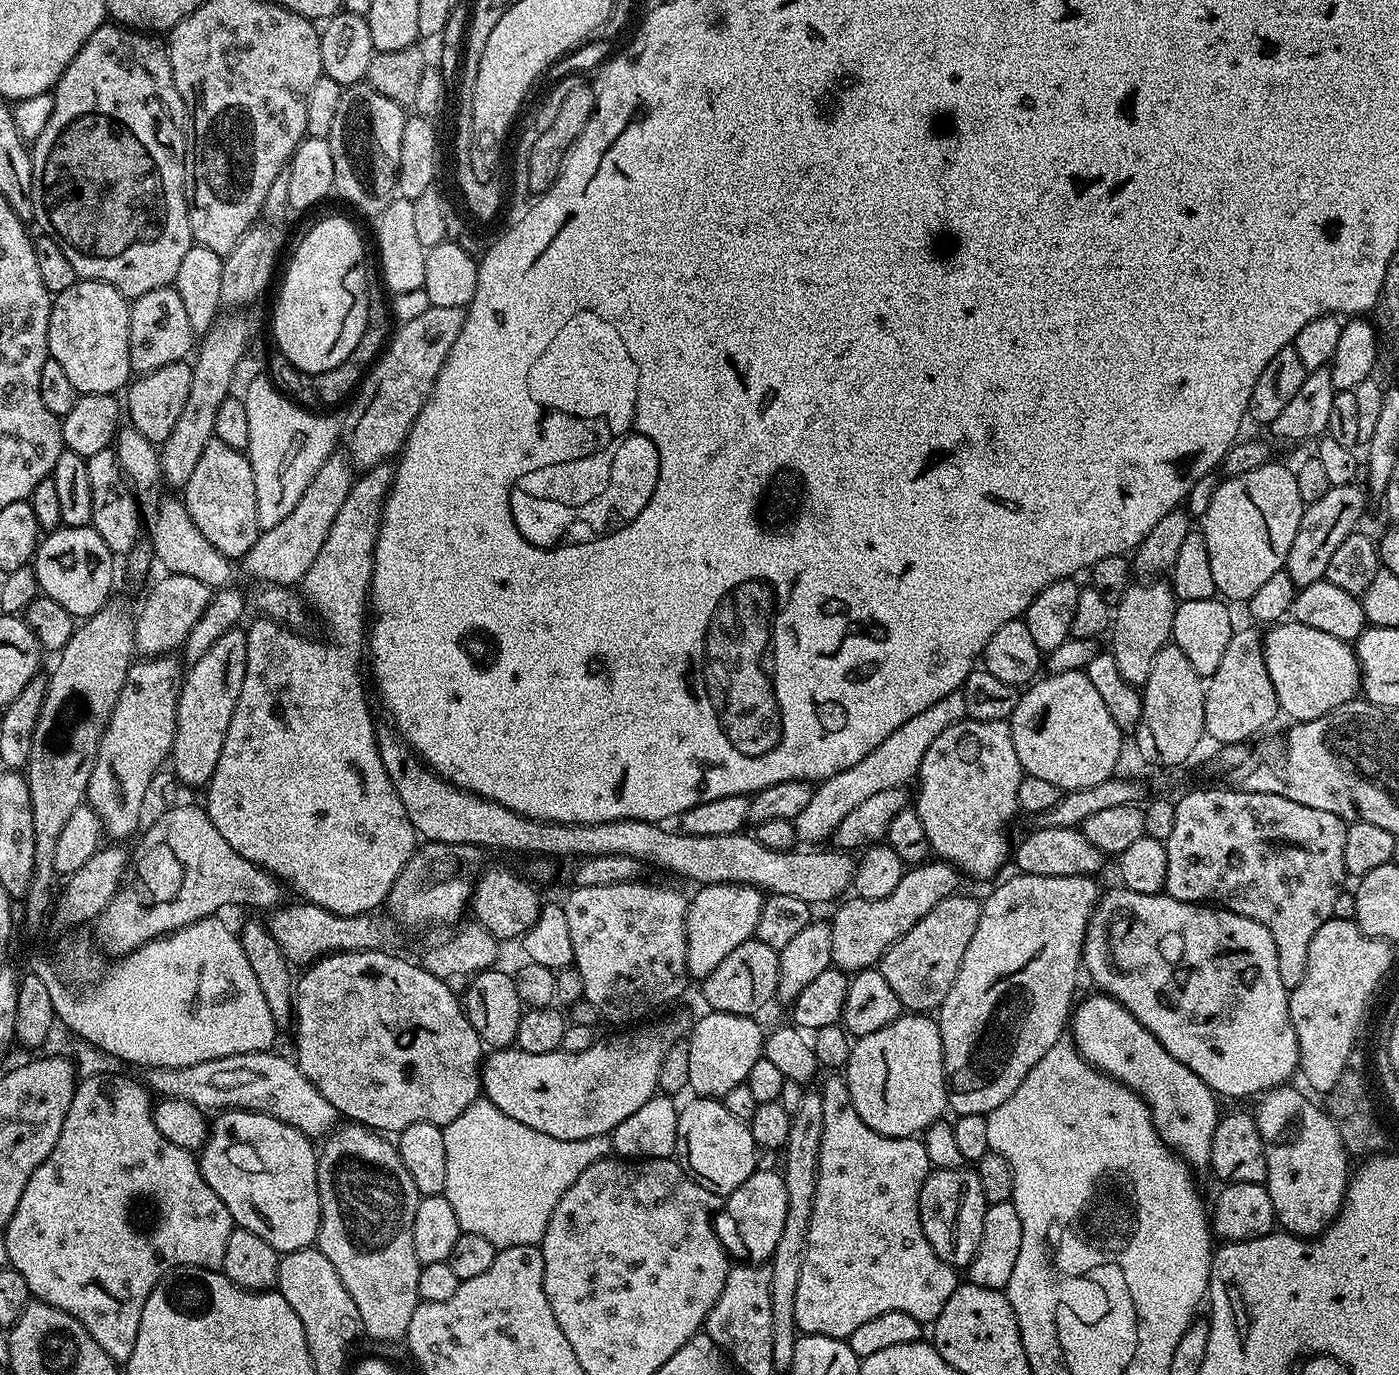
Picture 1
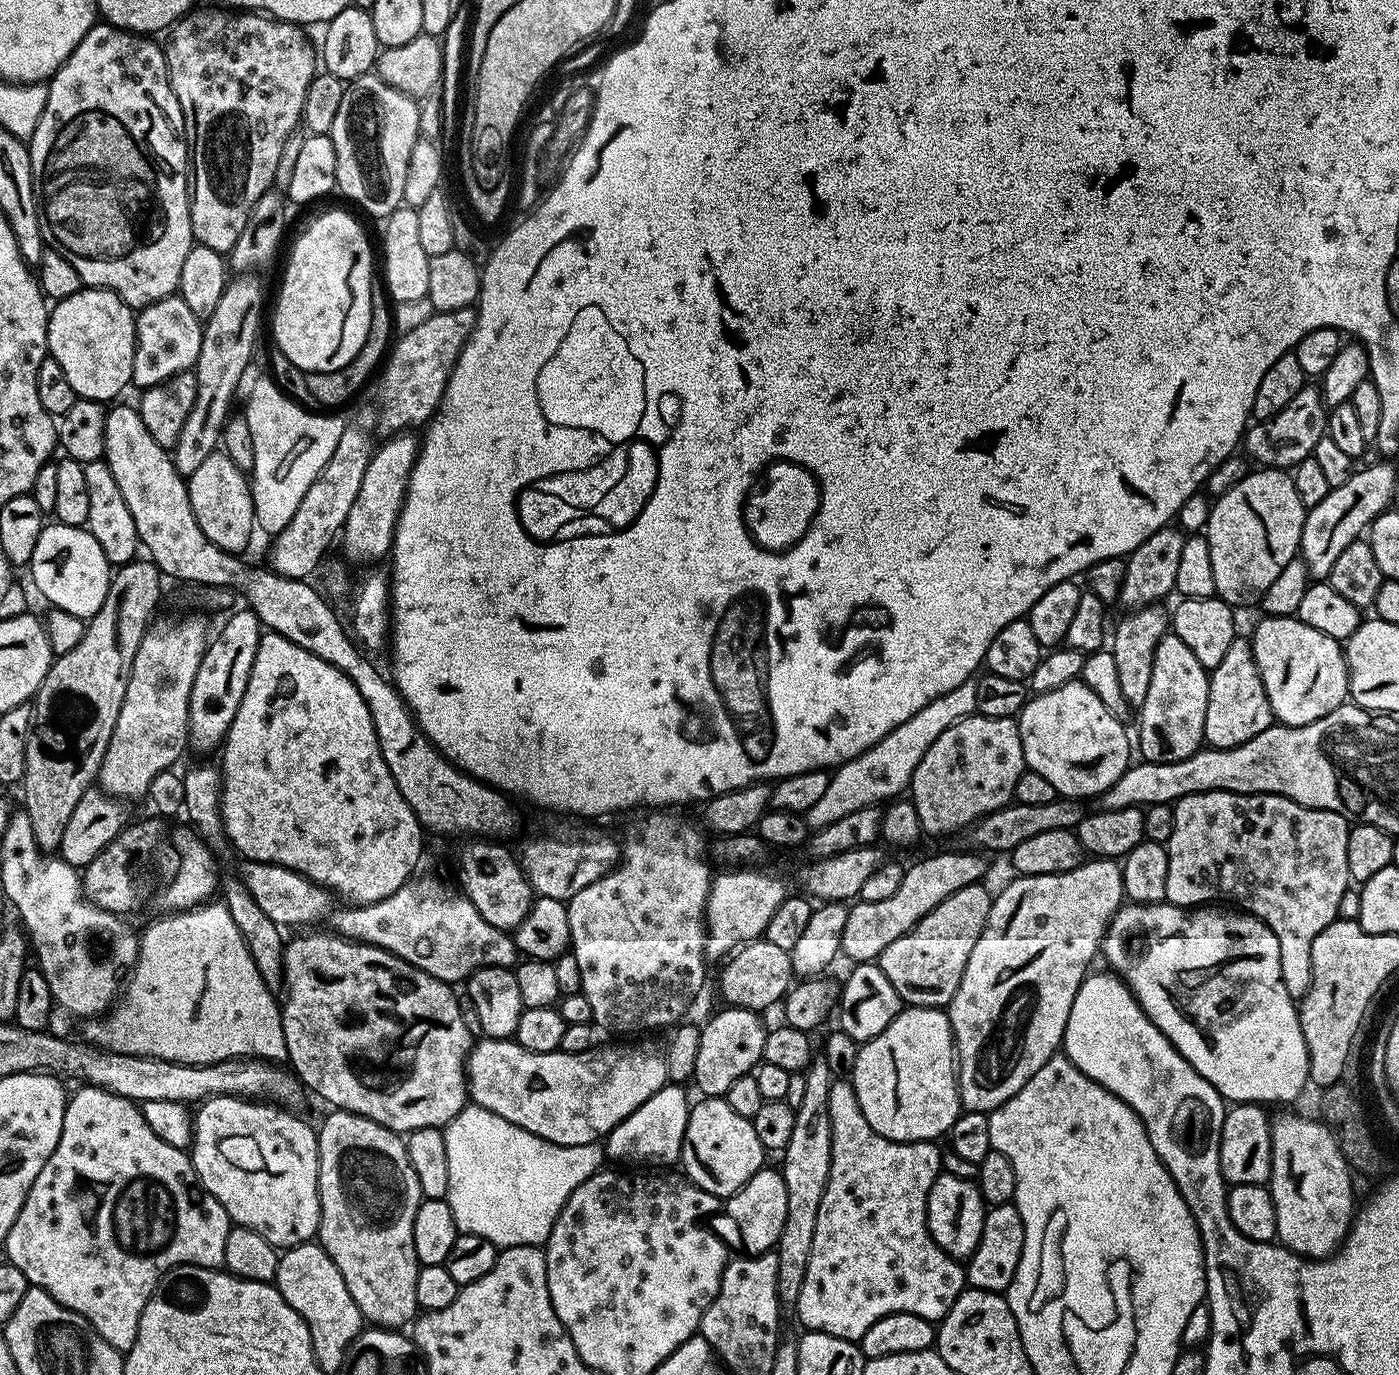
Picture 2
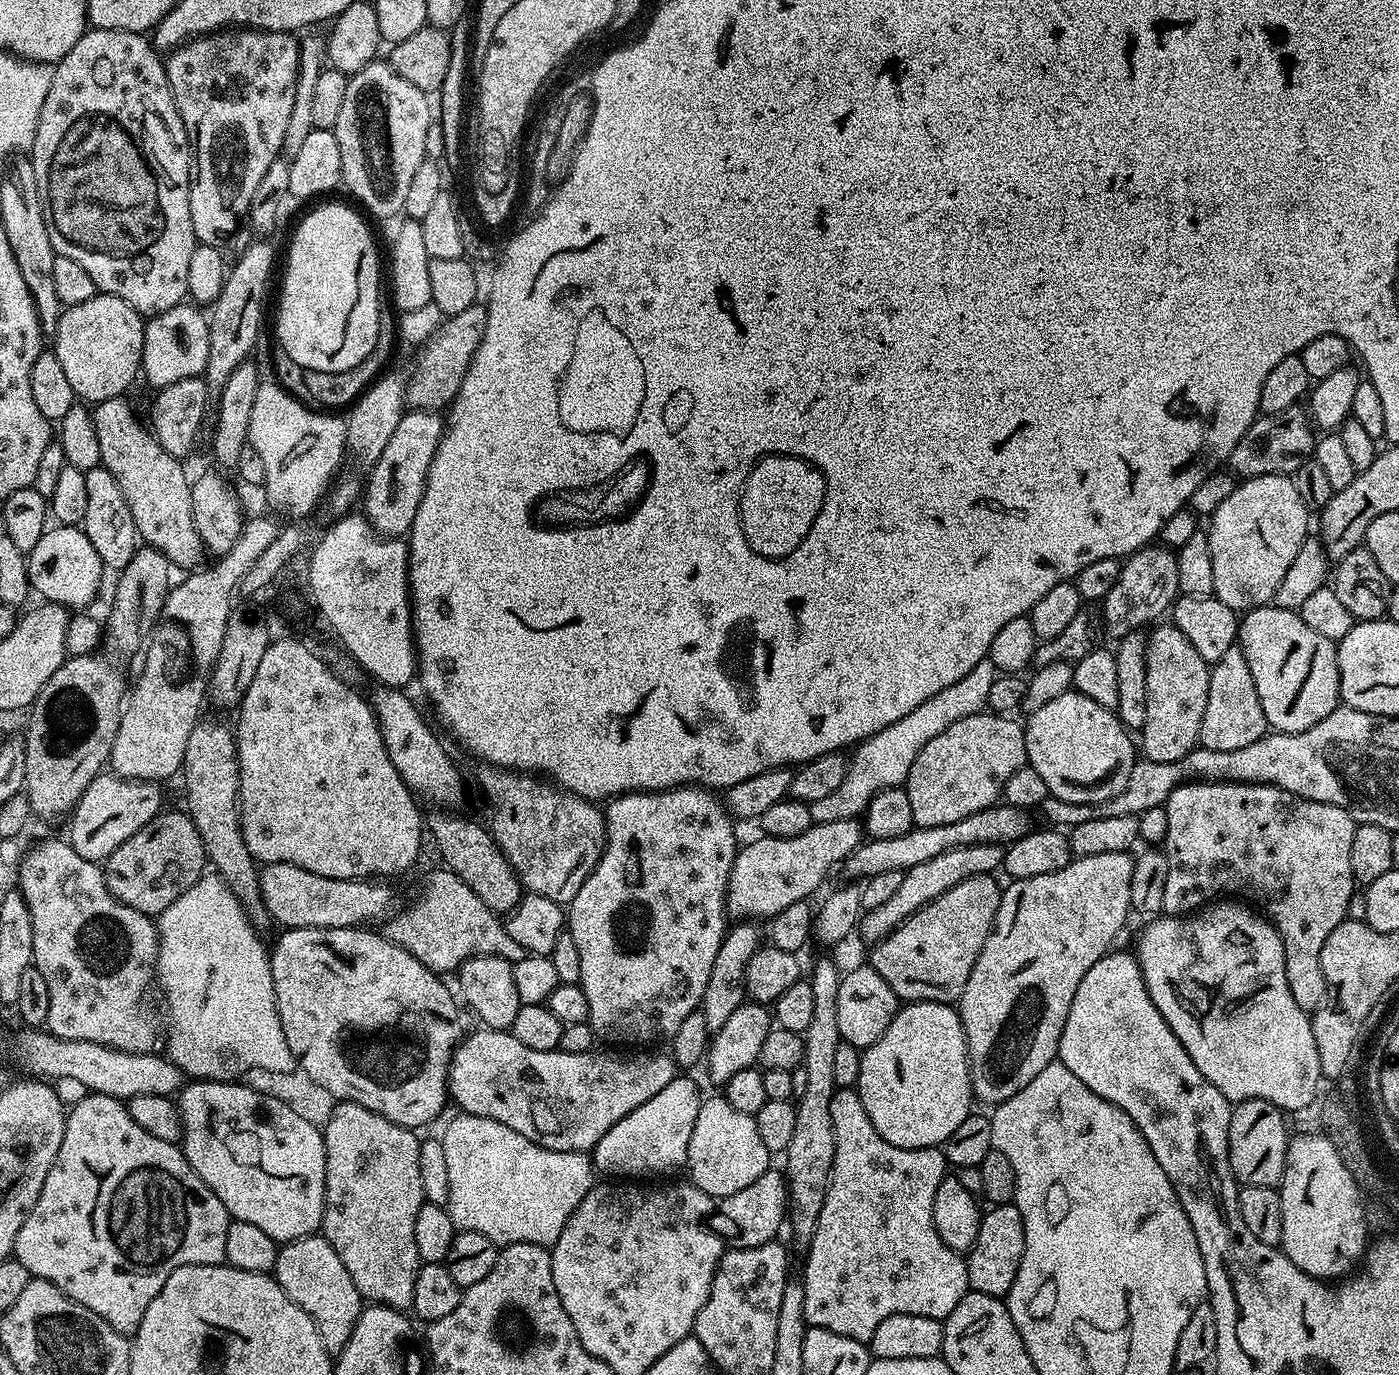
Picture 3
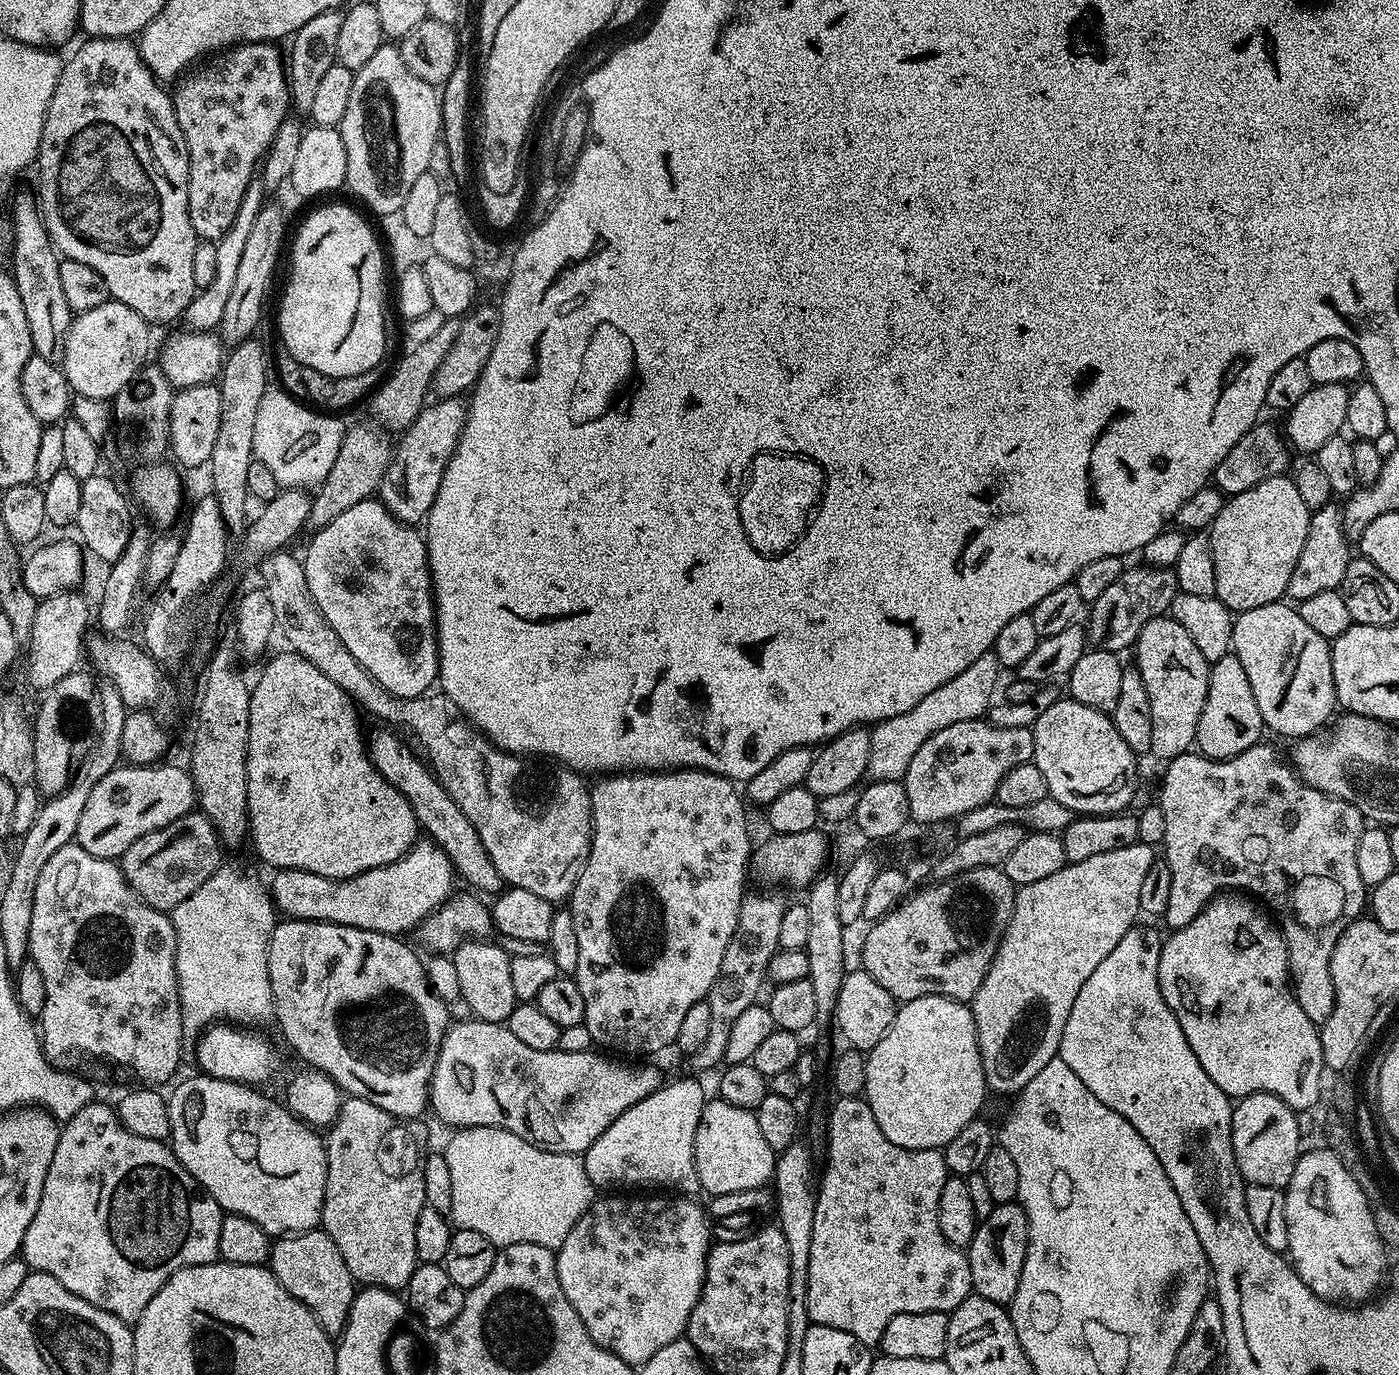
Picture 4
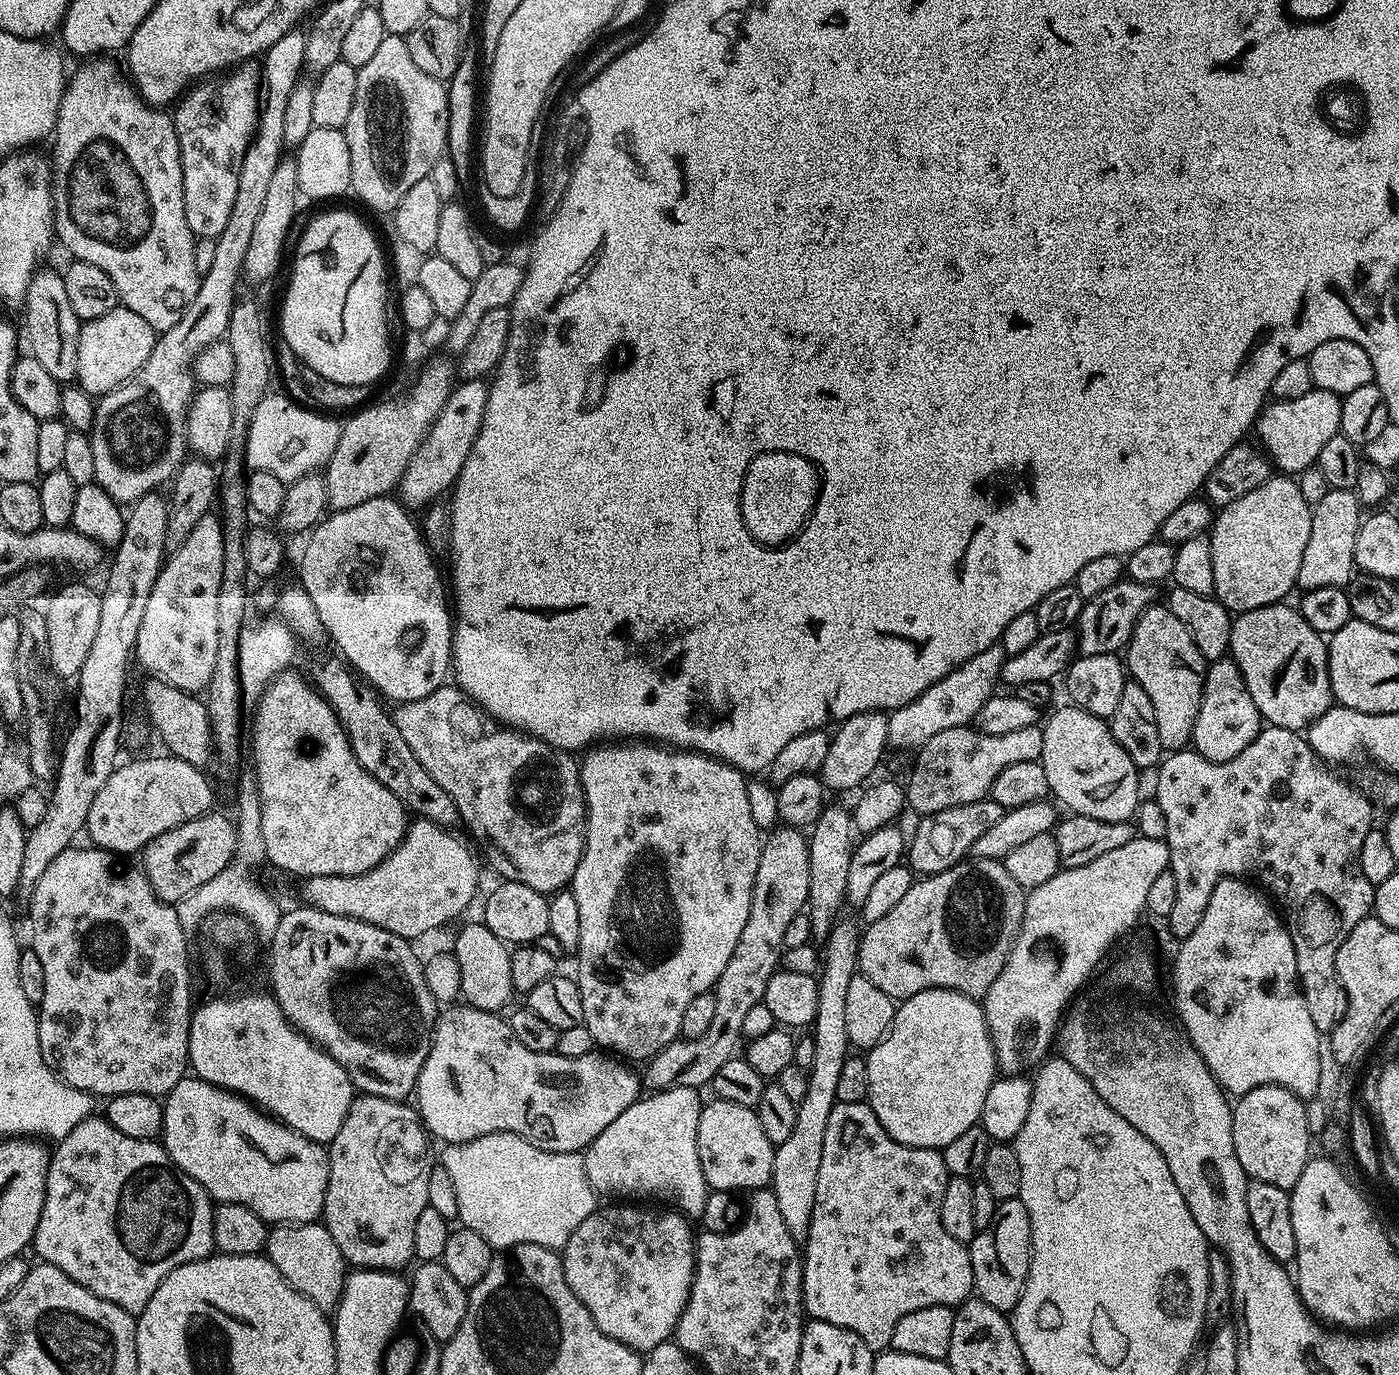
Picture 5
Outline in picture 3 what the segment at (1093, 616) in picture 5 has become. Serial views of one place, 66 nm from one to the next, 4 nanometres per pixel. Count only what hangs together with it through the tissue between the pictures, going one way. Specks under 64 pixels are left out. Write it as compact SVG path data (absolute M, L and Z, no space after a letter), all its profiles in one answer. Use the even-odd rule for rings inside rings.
M1165 546L1142 547L1121 563L1118 582L1110 586L1110 594L1102 601L1104 628L1113 638L1147 629L1171 609L1180 595L1175 551Z

